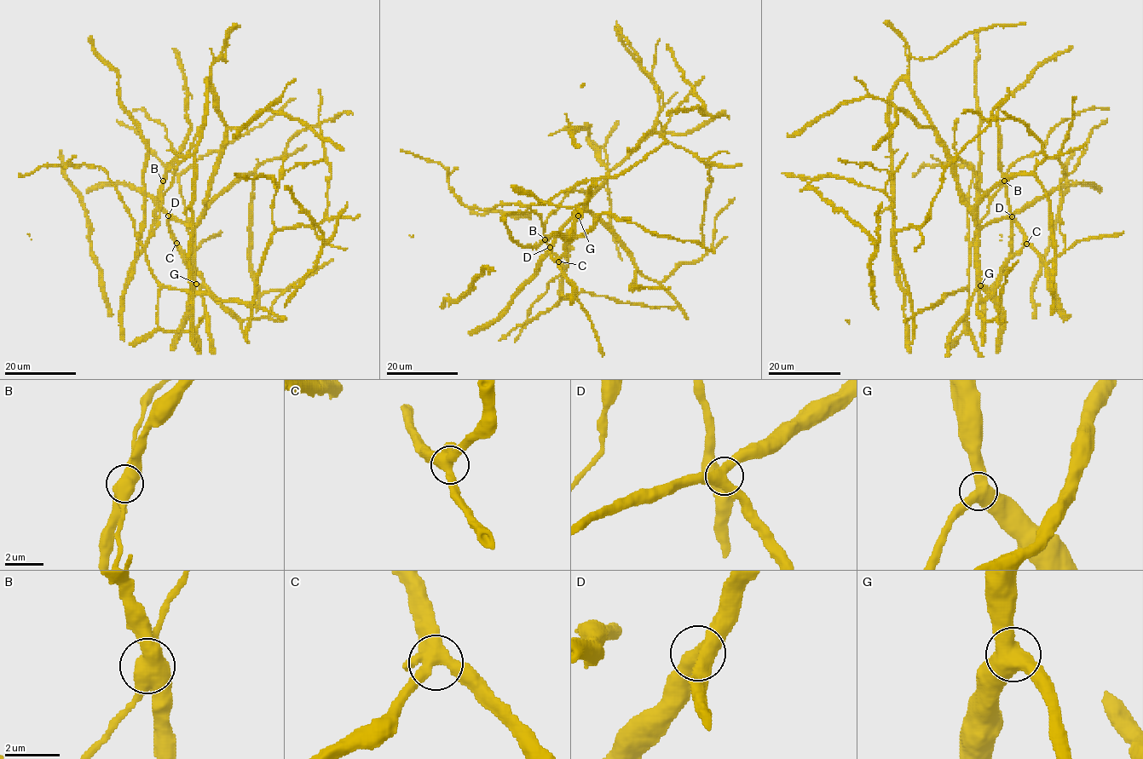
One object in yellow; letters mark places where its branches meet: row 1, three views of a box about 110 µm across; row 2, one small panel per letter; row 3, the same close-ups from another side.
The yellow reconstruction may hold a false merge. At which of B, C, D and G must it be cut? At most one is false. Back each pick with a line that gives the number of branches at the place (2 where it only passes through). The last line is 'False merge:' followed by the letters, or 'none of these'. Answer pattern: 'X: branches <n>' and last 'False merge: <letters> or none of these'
False merge: none of these

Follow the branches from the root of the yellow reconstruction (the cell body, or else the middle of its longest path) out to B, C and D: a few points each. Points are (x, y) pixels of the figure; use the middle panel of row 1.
B: (583, 211), (576, 213), (585, 204), (560, 207), (539, 201), (539, 205), (528, 206), (540, 215), (545, 239)
C: (583, 211), (576, 214), (564, 226), (552, 243), (551, 255), (558, 261)
D: (583, 211), (576, 214), (564, 226), (550, 247)

